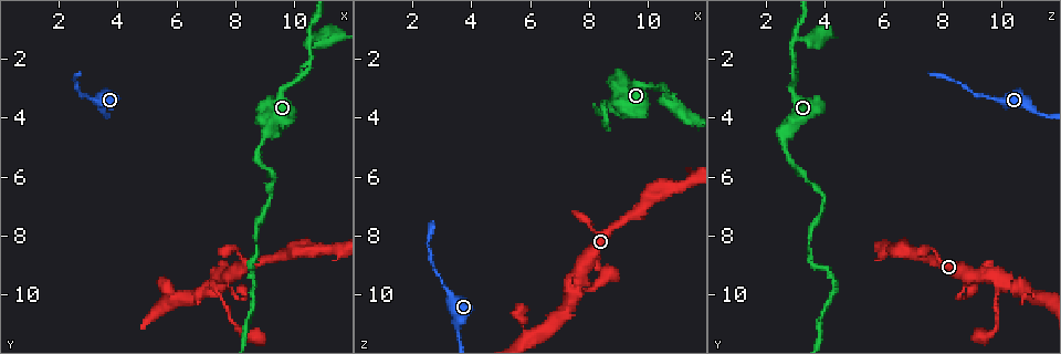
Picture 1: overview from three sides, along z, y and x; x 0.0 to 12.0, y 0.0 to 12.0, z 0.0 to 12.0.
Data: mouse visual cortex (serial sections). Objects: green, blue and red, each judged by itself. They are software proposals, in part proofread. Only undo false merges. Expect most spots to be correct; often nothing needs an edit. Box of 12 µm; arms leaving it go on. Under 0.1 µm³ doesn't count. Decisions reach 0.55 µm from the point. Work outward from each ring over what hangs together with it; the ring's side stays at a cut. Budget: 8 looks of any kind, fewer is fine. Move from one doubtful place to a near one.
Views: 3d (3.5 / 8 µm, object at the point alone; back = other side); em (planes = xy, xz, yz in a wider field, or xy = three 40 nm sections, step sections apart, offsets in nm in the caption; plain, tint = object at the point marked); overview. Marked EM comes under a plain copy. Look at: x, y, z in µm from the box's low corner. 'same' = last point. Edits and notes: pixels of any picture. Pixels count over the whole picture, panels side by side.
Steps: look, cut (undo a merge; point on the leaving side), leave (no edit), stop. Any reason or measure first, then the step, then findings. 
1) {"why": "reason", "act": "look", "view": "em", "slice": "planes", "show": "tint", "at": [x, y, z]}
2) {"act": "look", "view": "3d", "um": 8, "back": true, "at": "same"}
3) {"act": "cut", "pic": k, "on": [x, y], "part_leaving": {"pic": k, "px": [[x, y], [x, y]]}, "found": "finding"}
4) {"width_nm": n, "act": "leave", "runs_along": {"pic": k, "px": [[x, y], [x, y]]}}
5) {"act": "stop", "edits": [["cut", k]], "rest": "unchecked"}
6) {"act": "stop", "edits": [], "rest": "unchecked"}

{"why": "arms part here", "act": "look", "view": "3d", "um": 3.5, "at": [7.5, 9.4, 9.9]}

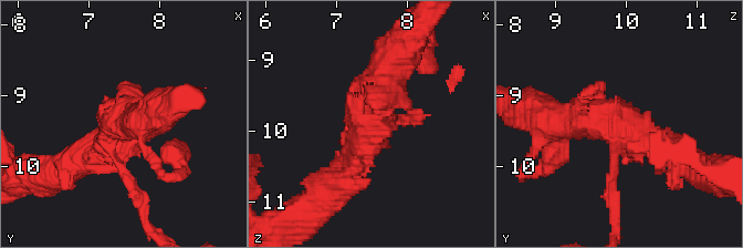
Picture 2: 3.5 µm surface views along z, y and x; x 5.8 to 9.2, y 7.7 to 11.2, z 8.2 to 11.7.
{"act": "leave", "runs_along": {"pic": 2, "px": [[393, 55], [382, 112], [342, 177]]}, "found": "one cell here"}

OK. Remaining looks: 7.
{"why": "abrupt turn", "act": "look", "view": "3d", "um": 3.5, "back": true, "at": [5.7, 10.0, 11.1]}

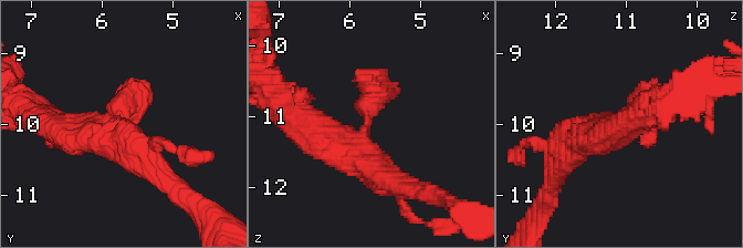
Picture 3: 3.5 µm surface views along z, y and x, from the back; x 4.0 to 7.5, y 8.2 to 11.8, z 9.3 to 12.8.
{"why": "now the EM", "act": "look", "view": "em", "slice": "xy", "step": 1, "show": "tint", "at": "same"}

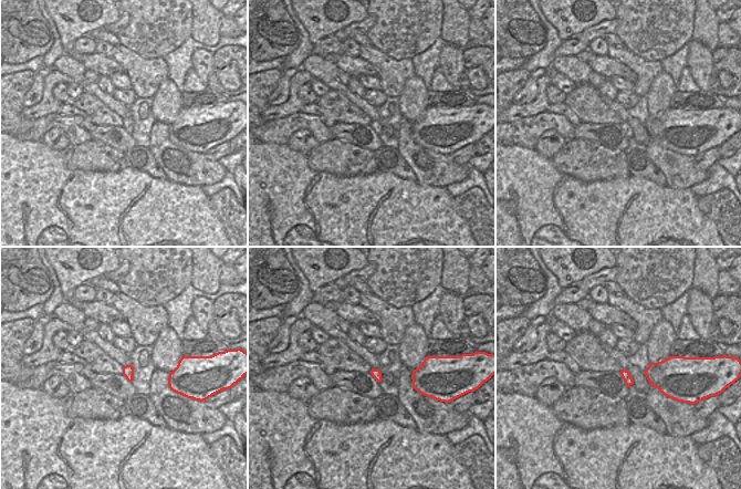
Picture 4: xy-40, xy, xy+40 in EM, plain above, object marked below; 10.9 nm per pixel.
{"act": "look", "view": "em", "slice": "xy", "step": 5, "show": "tint", "at": "same"}

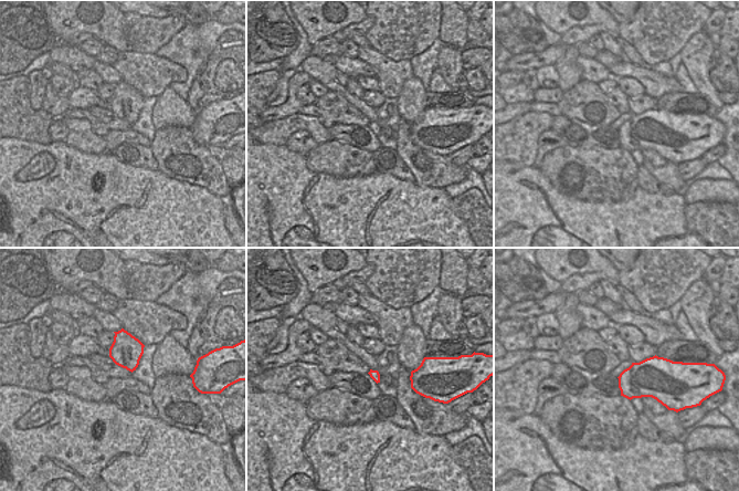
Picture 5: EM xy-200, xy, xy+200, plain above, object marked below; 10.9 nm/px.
{"act": "leave", "runs_along": {"pic": 3, "px": [[317, 130], [342, 150], [365, 135], [365, 79]]}, "found": "continuous, no second cell"}

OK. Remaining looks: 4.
{"act": "look", "view": "3d", "um": 3.5, "at": [3.5, 3.9, 11.2]}

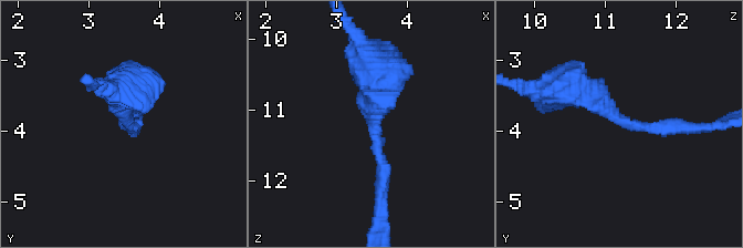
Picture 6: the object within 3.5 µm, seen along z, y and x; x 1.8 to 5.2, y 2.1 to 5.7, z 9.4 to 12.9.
{"why": "need the tissue", "act": "look", "view": "em", "slice": "xy", "step": 5, "show": "tint", "at": [3.55, 3.85, 11.30]}

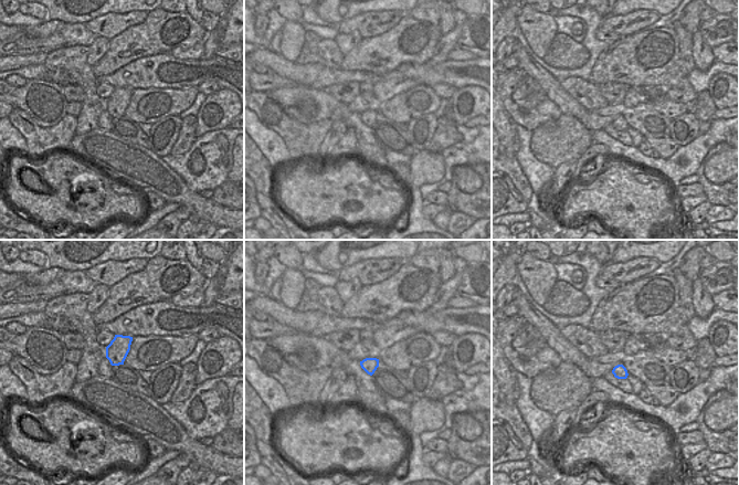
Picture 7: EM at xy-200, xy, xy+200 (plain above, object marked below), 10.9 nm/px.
{"act": "look", "view": "em", "slice": "xy", "step": 1, "show": "tint", "at": "same"}

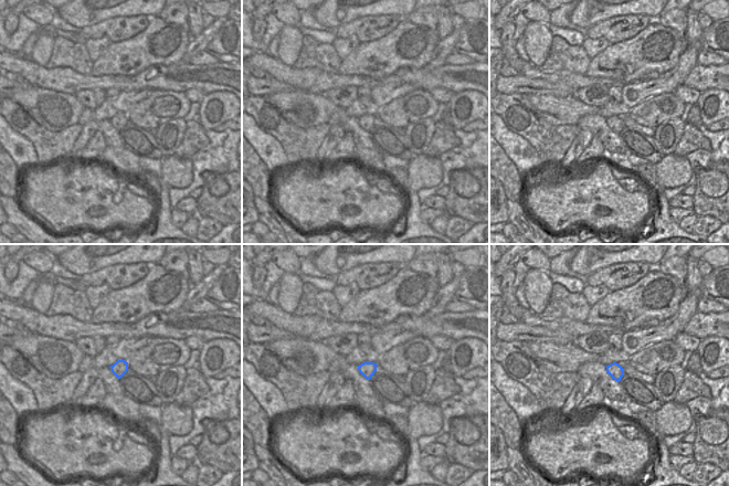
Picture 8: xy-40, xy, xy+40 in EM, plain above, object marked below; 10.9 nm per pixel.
{"act": "leave", "runs_along": {"pic": 6, "px": [[564, 86], [600, 97], [620, 121], [673, 134]]}, "found": "one cell here"}

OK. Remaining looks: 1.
{"act": "stop", "edits": [], "rest": "unchecked"}

